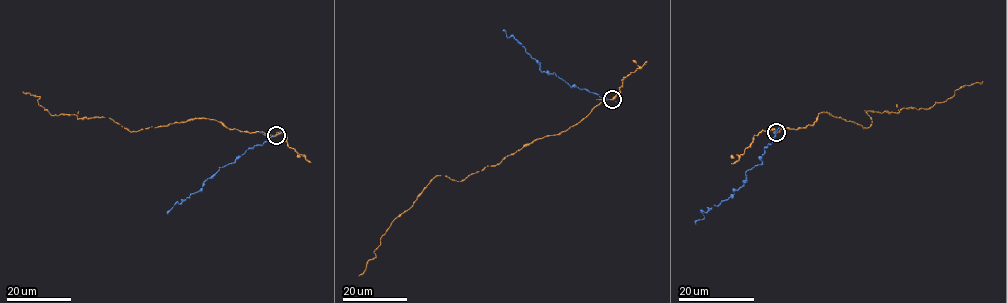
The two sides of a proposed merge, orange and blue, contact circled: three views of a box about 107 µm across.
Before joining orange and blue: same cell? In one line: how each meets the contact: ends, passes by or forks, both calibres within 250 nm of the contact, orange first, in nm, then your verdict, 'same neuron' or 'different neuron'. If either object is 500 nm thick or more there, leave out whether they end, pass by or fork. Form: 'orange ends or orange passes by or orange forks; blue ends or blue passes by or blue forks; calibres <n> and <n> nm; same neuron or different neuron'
orange ends; blue ends; calibres 480 and 140 nm; different neuron

